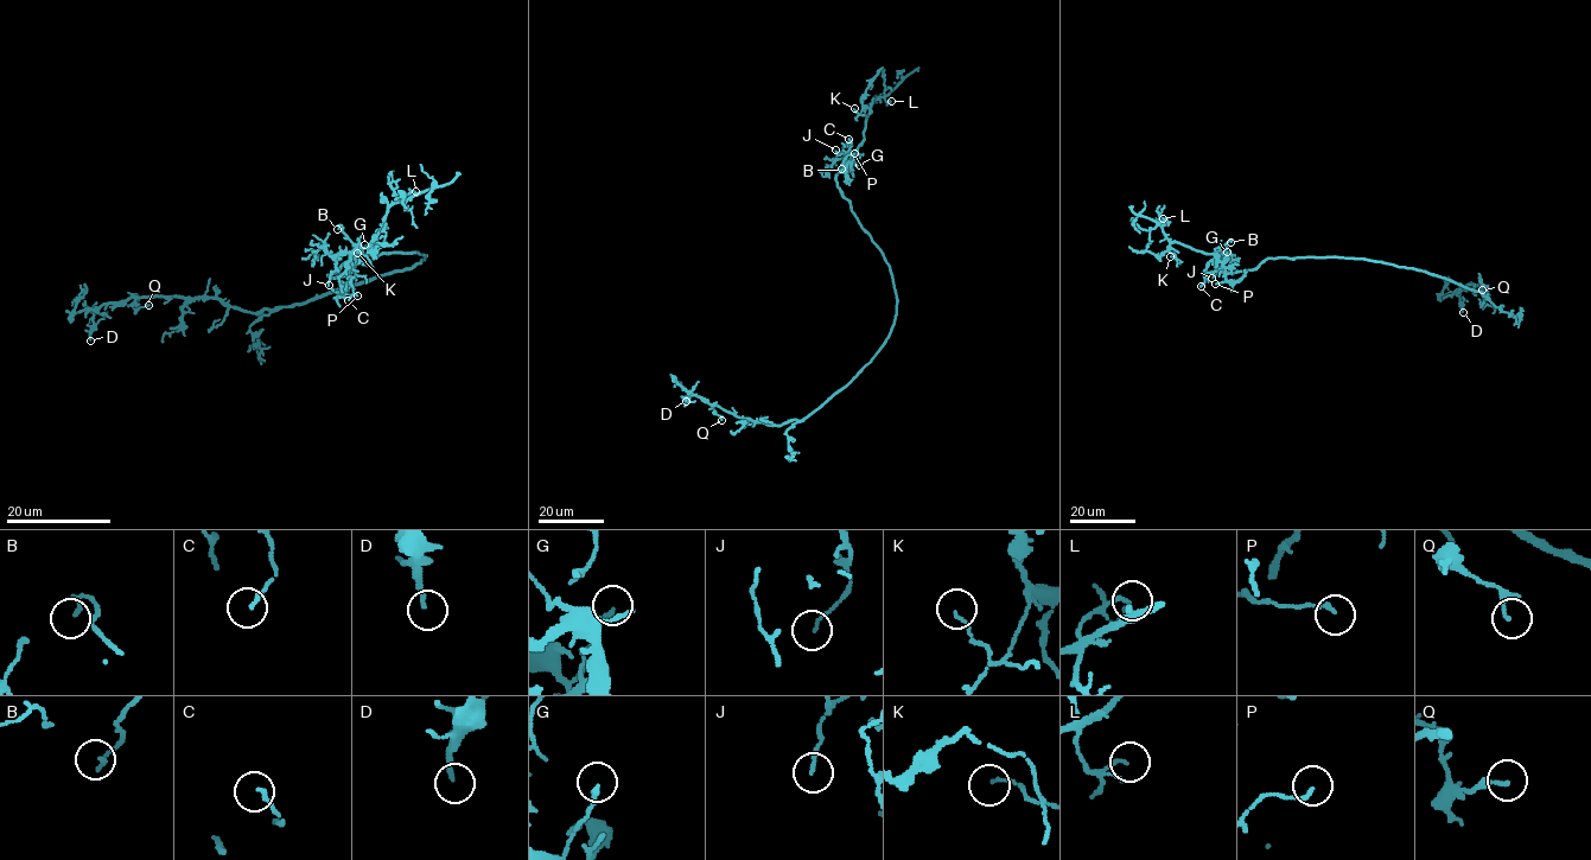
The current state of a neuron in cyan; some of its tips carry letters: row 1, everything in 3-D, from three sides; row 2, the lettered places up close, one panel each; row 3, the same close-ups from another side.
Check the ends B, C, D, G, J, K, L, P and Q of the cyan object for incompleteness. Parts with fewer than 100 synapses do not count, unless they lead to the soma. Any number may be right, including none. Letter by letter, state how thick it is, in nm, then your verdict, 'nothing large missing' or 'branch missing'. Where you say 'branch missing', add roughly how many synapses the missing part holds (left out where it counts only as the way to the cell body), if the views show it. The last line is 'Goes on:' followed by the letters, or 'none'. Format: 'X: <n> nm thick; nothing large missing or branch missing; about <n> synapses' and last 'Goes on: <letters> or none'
B: 150 nm thick; nothing large missing
C: 130 nm thick; nothing large missing
D: 160 nm thick; nothing large missing
G: 160 nm thick; nothing large missing
J: 100 nm thick; nothing large missing
K: 90 nm thick; nothing large missing
L: 120 nm thick; nothing large missing
P: 140 nm thick; nothing large missing
Q: 180 nm thick; nothing large missing
Goes on: none

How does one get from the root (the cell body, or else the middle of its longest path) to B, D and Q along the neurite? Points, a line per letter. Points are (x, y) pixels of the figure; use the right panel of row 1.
B: (1368, 260), (1276, 258), (1252, 269), (1229, 273), (1215, 266), (1215, 256), (1230, 242)
D: (1368, 260), (1423, 271), (1483, 294), (1484, 286), (1471, 284), (1455, 291), (1463, 312)
Q: (1368, 260), (1414, 267), (1483, 294), (1487, 292), (1484, 286), (1468, 284), (1482, 290)

